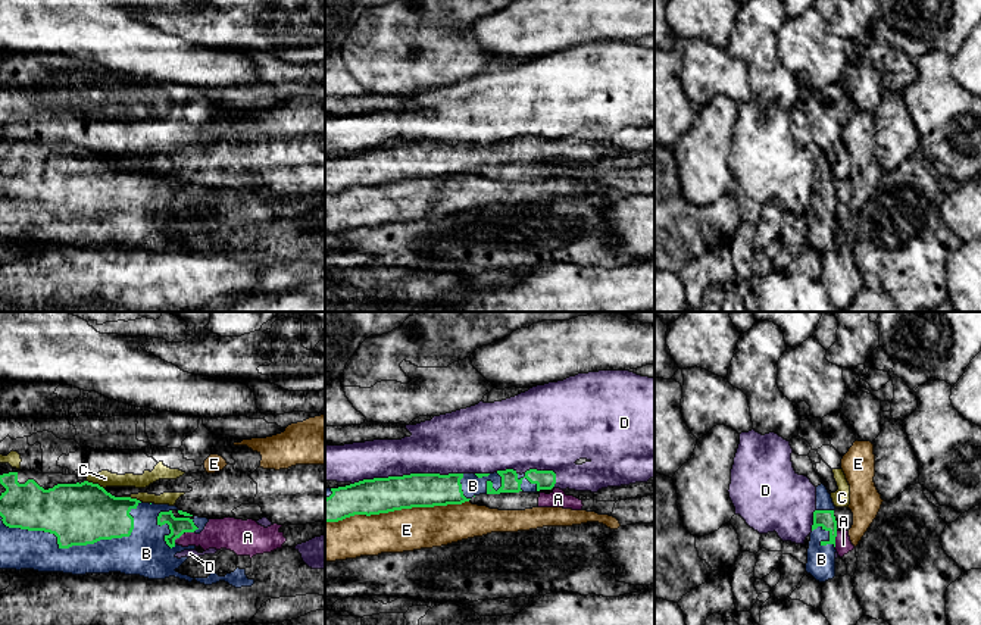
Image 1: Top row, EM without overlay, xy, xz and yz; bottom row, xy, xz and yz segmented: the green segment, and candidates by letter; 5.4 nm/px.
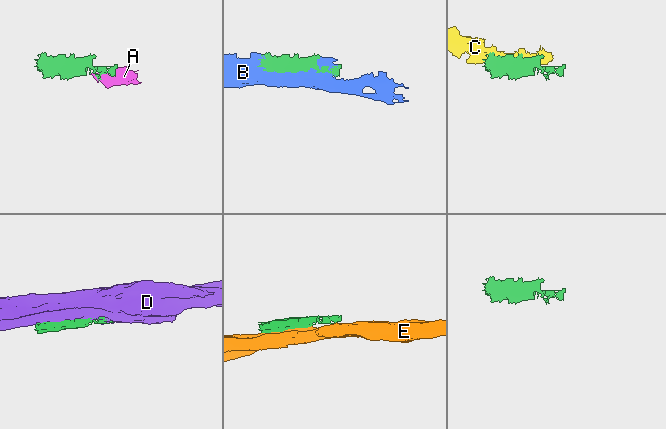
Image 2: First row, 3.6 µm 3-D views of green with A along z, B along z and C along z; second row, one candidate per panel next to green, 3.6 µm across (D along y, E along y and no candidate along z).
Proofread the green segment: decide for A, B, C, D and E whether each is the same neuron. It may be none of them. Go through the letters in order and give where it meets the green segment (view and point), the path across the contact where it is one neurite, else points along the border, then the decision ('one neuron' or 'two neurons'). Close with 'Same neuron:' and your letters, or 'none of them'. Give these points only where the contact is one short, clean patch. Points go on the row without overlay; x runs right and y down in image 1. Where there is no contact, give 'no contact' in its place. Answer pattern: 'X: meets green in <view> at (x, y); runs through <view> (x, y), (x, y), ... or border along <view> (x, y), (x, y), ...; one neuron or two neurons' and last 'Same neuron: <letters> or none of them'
A: meets green in yz at (834, 209); border along yz (837, 202), (834, 216); two neurons
B: meets green in xy at (77, 215); one neuron
C: meets green in xy at (94, 155); two neurons
D: meets green in xz at (406, 146); two neurons
E: meets green in xz at (396, 180); two neurons
Same neuron: B

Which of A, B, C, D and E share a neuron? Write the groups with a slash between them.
A / B / C / D / E

